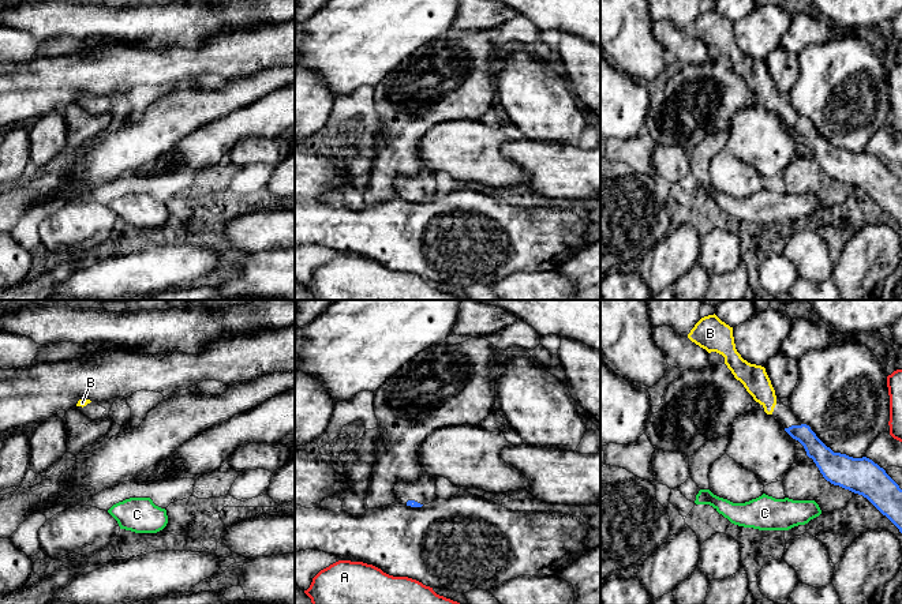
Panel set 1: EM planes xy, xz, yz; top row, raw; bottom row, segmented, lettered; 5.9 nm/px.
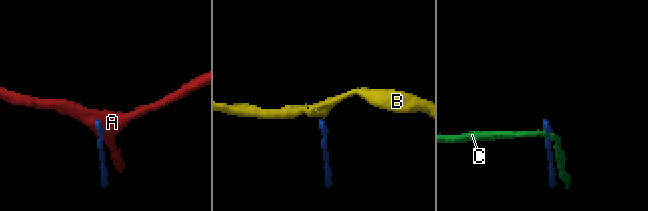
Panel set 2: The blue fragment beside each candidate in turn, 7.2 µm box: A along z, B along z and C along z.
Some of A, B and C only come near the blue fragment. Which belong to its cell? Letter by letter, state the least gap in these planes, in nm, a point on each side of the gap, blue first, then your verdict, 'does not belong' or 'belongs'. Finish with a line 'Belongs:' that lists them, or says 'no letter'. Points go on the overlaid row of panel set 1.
A: 180 nm apart; from blue across yz (876, 464), (894, 438); does not belong
B: 120 nm apart; from blue across yz (785, 428), (771, 413); belongs
C: 140 nm apart; from blue across yz (827, 480), (813, 501); does not belong
Belongs: B

